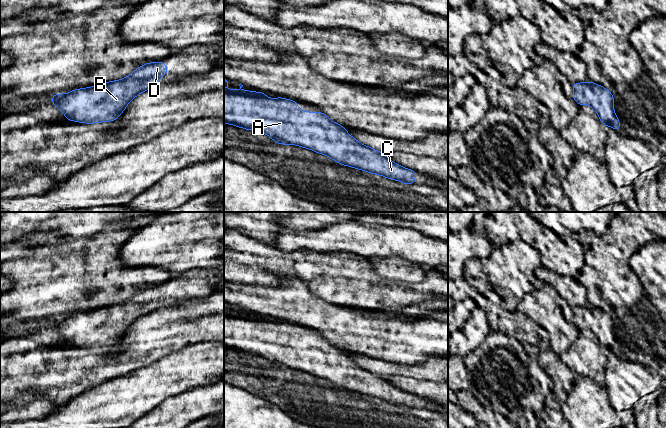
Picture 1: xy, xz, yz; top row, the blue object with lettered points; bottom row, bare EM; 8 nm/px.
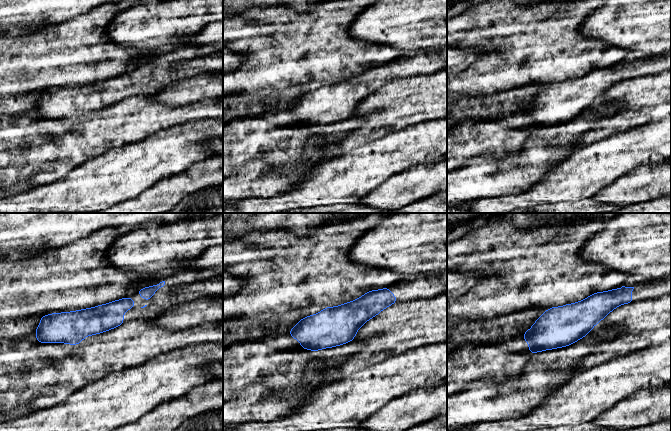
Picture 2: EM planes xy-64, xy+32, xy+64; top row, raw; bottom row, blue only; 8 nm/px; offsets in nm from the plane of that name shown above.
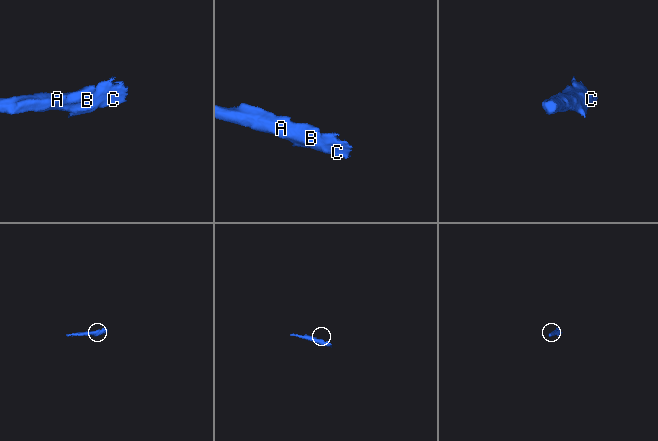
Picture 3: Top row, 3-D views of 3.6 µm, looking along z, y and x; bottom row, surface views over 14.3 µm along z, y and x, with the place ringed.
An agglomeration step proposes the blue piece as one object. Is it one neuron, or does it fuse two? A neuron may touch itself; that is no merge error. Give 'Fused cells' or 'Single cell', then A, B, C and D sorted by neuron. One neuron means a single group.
Single cell. Groups: A B C D

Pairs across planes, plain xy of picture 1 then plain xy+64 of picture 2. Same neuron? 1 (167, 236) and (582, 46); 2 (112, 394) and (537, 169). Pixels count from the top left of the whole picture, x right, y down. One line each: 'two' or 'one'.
1: two
2: two

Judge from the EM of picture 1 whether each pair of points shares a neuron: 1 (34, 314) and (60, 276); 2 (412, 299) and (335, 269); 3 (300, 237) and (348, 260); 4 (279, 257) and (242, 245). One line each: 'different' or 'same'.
1: same
2: same
3: different
4: same

